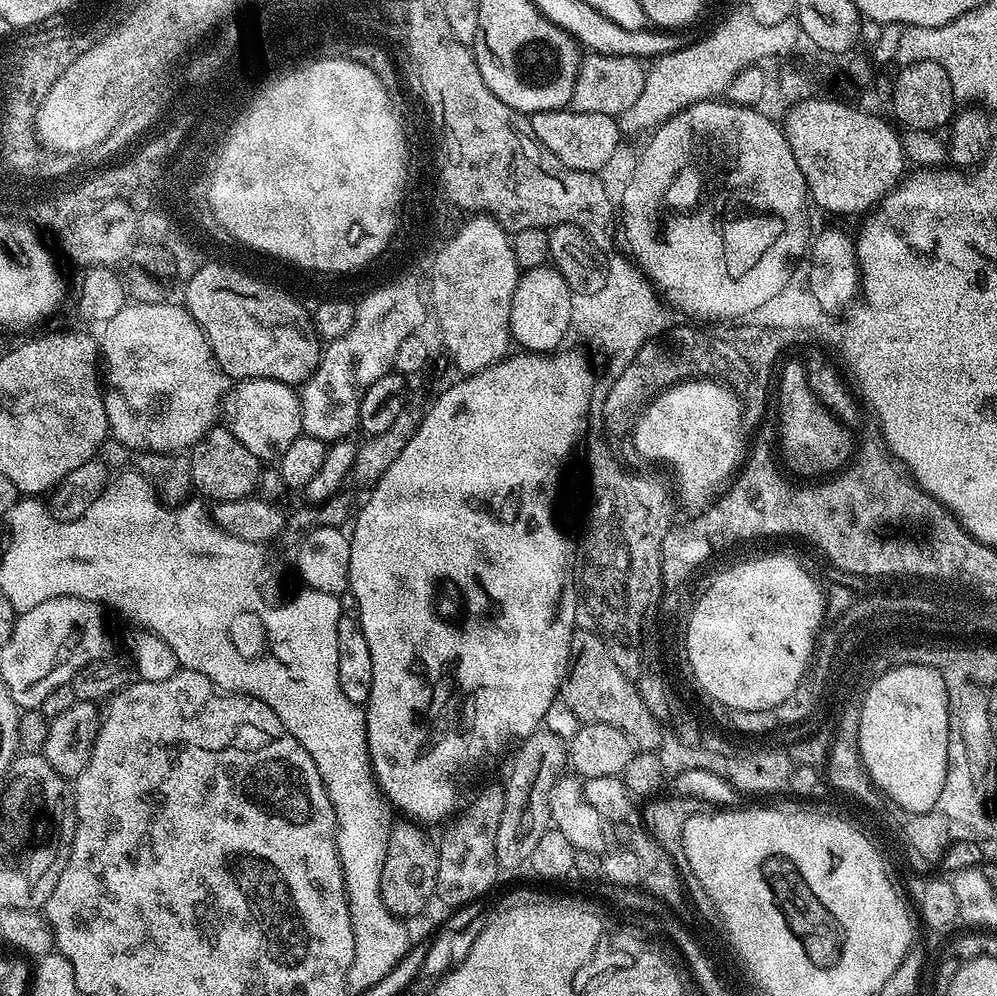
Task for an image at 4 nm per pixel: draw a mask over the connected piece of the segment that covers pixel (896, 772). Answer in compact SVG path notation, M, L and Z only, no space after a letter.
M927 664L898 665L867 687L858 746L864 770L897 808L925 813L938 802L948 773L948 696L944 677Z

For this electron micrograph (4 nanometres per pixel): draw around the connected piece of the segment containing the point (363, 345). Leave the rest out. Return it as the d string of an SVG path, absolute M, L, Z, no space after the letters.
M402 278L381 283L378 287L381 288L358 300L350 330L346 330L342 338L323 345L318 366L299 389L300 426L305 436L325 442L340 442L343 436L357 431L362 394L366 394L368 387L378 382L382 374L390 371L394 353L404 339L421 331L424 312L426 316L426 300L420 297L419 287Z

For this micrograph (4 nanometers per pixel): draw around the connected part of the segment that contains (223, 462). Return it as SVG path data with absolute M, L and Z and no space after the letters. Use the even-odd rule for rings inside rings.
M214 426L190 449L191 487L195 491L197 488L201 497L209 496L212 502L249 499L257 491L261 471L262 461L250 454L226 426Z

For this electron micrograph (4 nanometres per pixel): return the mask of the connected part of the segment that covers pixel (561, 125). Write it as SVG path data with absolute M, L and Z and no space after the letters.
M550 110L534 112L530 116L530 131L536 137L536 143L545 148L548 156L558 158L562 166L579 172L603 173L603 168L612 160L616 147L622 138L617 117L606 114L586 114L571 110Z

